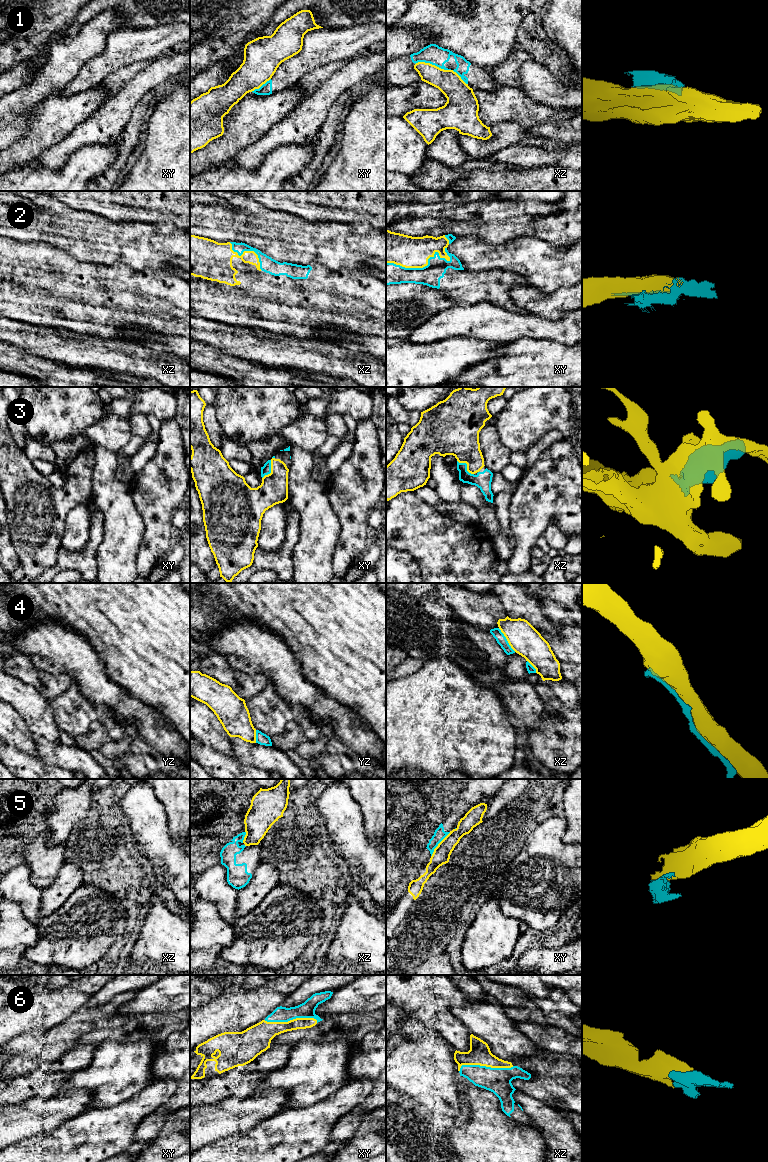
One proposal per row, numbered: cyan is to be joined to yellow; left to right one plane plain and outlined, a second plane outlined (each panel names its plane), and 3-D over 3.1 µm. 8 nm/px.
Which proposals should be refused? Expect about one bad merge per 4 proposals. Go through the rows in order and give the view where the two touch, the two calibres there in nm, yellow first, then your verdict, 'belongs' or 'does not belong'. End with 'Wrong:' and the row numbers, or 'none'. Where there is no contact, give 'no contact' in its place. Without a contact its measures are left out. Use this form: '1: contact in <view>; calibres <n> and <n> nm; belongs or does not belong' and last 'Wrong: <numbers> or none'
1: contact in xz; calibres 190 and 160 nm; does not belong
2: contact in xy; calibres 260 and 170 nm; does not belong
3: contact in xz; calibres 320 and 140 nm; belongs
4: contact in xz; calibres 240 and 80 nm; does not belong
5: contact in xy; calibres 140 and 90 nm; does not belong
6: contact in xz; calibres 180 and 200 nm; belongs
Wrong: 1, 2, 4, 5

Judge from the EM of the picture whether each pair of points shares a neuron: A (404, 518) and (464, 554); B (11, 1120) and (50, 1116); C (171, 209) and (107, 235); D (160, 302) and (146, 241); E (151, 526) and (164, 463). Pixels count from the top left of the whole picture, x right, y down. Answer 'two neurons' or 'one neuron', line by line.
A: one neuron
B: one neuron
C: two neurons
D: two neurons
E: one neuron

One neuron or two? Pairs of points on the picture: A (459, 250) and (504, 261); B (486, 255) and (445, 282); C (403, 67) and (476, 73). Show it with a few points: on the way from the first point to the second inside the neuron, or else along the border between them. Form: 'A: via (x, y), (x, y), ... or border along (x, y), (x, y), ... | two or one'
A: via (470, 250), (478, 256), (493, 257) | one
B: border along (495, 268), (480, 271), (470, 270) | two
C: via (421, 57), (440, 57), (458, 64) | one

